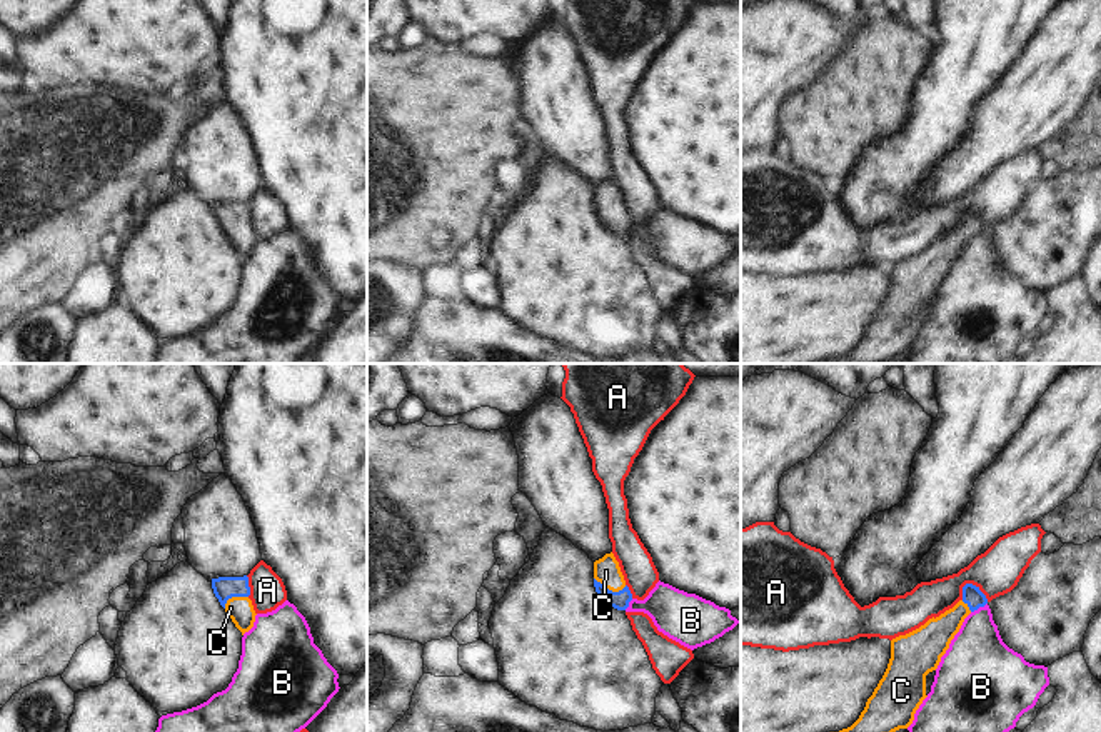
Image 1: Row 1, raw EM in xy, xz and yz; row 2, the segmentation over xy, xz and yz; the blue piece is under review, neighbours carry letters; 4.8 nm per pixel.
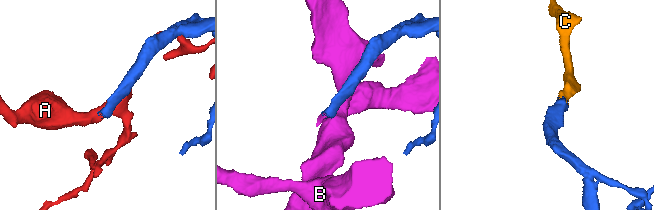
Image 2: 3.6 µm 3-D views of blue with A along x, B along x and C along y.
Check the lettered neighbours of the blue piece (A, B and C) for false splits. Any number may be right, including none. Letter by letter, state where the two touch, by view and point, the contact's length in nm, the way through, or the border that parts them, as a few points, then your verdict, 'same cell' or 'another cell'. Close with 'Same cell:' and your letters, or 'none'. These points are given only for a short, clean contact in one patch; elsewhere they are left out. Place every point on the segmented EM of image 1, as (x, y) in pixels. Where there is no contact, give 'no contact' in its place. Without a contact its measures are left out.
A: contact yz (976, 587); length 150 nm; another cell
B: contact yz (978, 607); length 90 nm; border yz (986, 602), (971, 612); another cell
C: contact xz (611, 591); length 170 nm; way xz (621, 599), (611, 591), (606, 571); same cell
Same cell: C

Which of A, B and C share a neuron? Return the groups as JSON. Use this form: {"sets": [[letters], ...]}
{"sets": [["A"], ["B"], ["C"]]}

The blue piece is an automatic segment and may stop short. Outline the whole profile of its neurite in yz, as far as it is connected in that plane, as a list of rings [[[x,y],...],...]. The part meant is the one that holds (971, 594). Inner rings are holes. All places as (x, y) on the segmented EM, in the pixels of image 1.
[[[966,584],[963,599],[919,629],[891,640],[887,669],[867,699],[859,719],[839,732],[896,732],[907,729],[926,695],[926,675],[959,632],[964,619],[988,604],[979,587]]]

